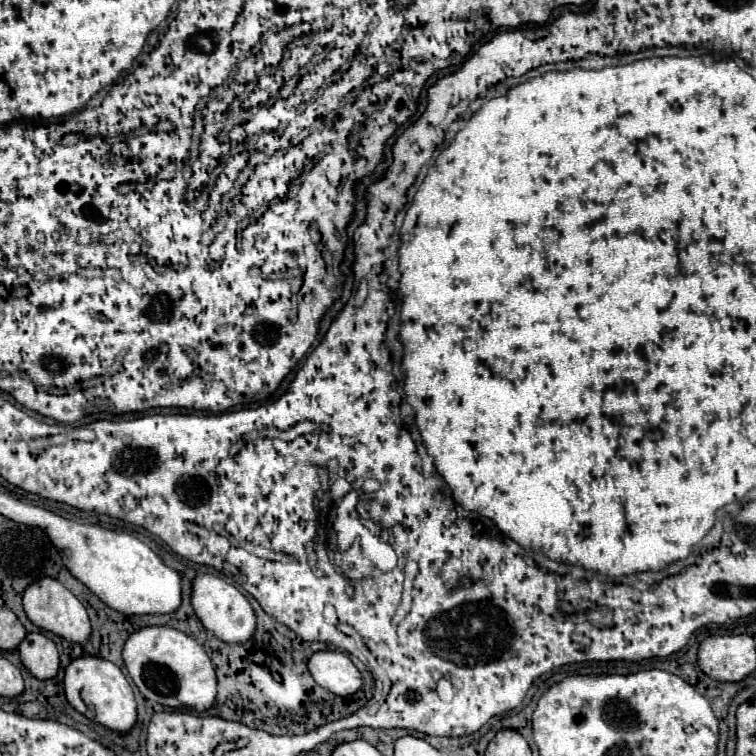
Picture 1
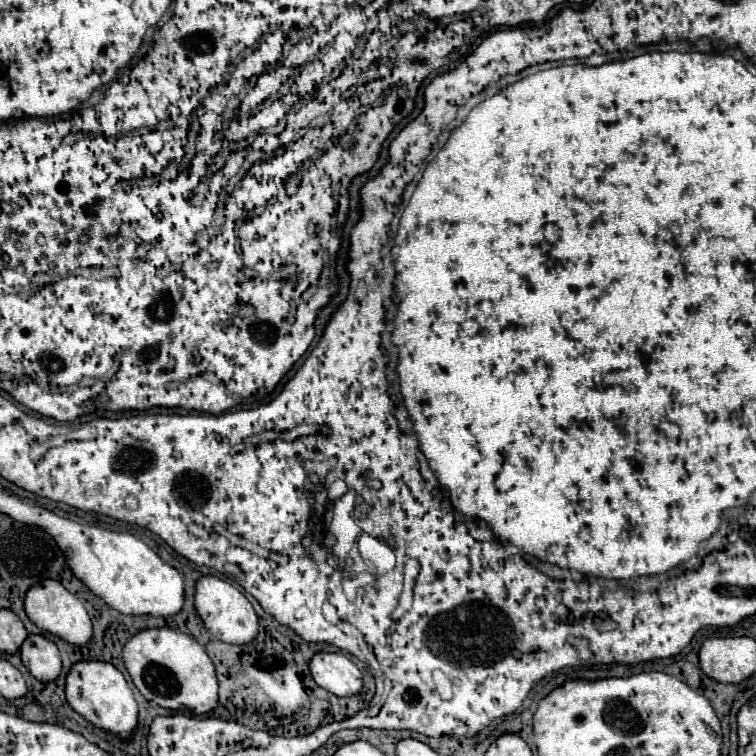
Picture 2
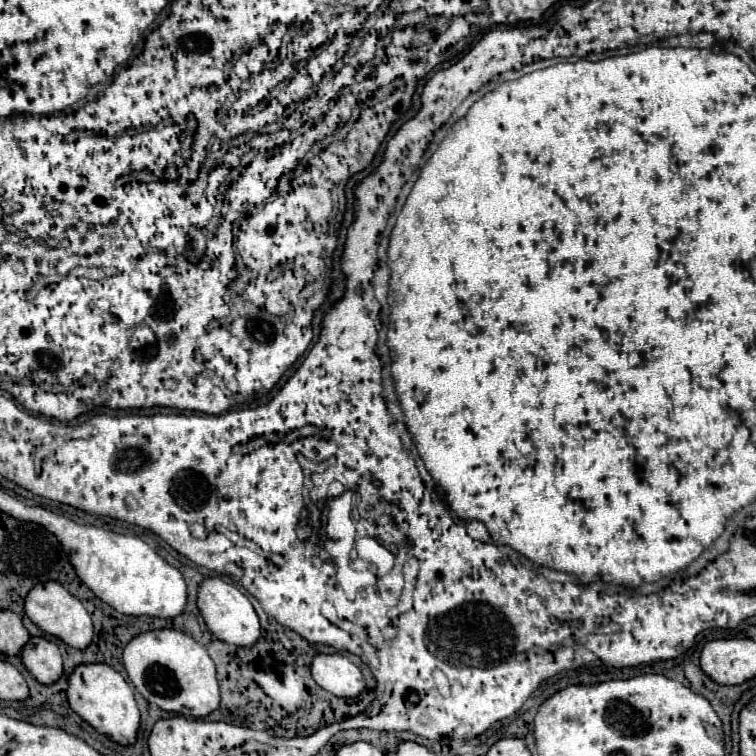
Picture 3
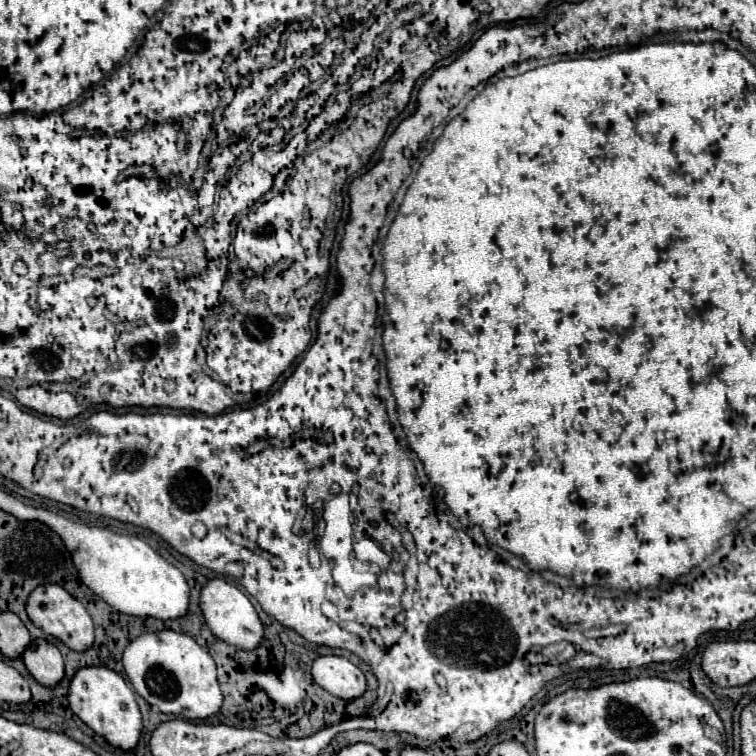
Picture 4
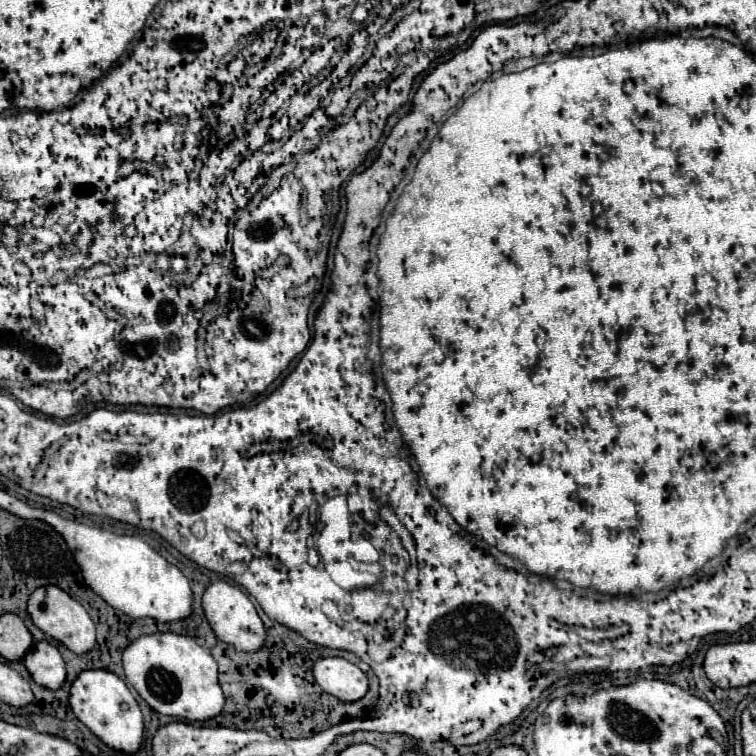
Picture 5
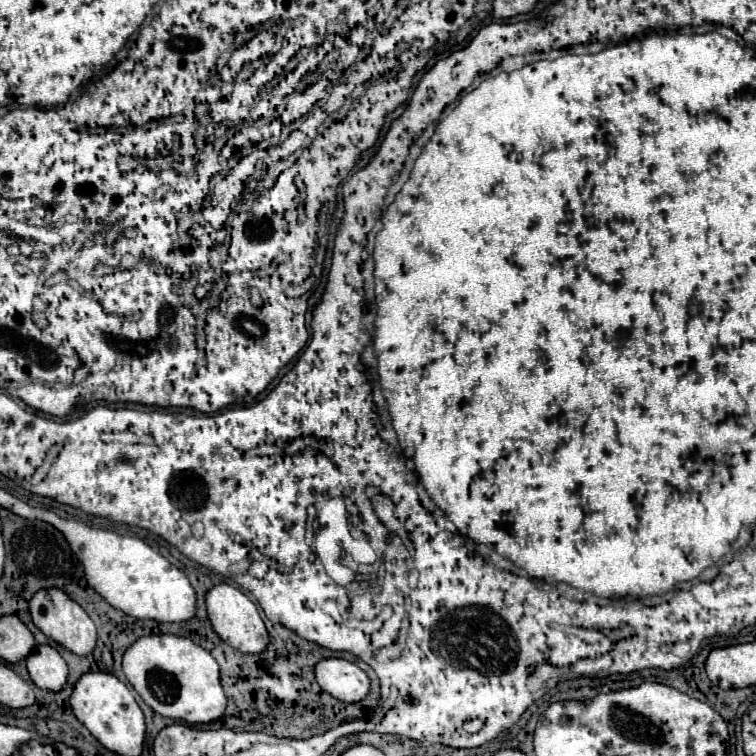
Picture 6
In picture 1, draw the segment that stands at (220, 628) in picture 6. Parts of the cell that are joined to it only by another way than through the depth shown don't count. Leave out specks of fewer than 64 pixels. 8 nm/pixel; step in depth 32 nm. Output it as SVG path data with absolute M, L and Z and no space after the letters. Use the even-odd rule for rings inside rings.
M198 574L192 580L192 608L196 612L196 616L200 618L202 626L212 632L216 638L220 638L222 642L246 642L248 638L252 638L254 628L256 628L256 616L254 610L250 606L250 602L246 600L246 596L234 588L230 582L214 576L214 574Z

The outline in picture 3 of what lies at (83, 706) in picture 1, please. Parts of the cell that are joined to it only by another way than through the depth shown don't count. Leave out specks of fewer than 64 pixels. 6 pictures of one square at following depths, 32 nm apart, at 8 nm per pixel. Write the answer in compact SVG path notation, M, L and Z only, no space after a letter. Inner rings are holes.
M80 664L68 678L66 696L70 708L92 724L98 732L108 734L120 744L132 744L136 740L136 730L140 726L140 712L134 700L134 692L120 672L108 664Z

